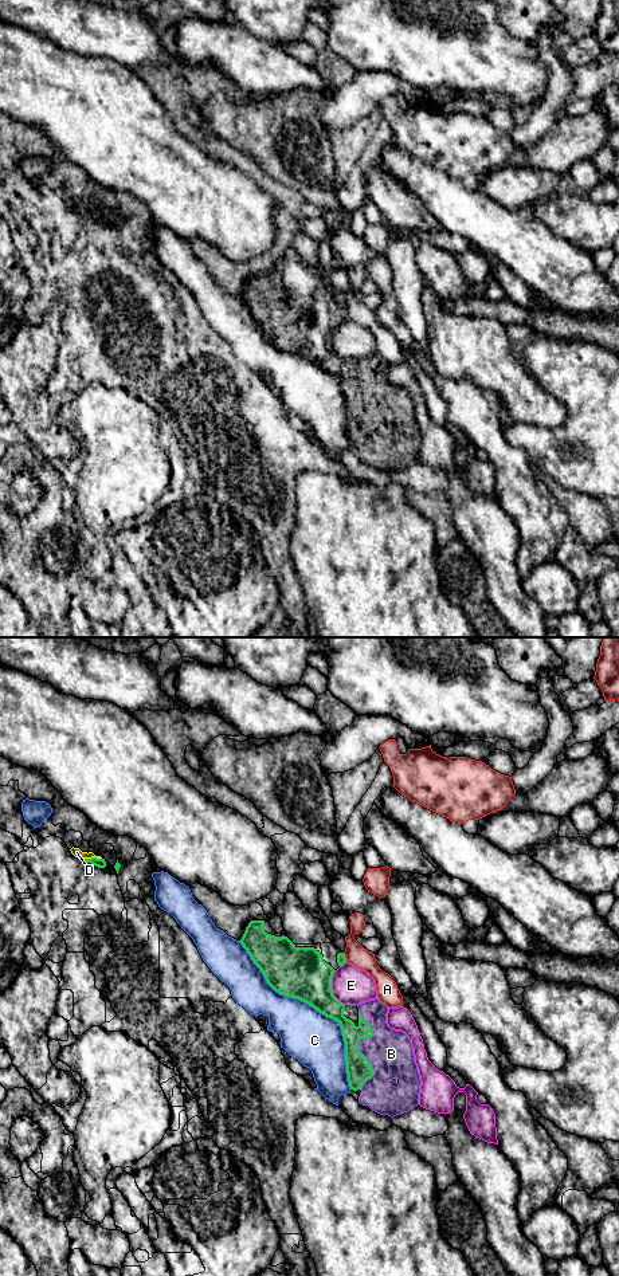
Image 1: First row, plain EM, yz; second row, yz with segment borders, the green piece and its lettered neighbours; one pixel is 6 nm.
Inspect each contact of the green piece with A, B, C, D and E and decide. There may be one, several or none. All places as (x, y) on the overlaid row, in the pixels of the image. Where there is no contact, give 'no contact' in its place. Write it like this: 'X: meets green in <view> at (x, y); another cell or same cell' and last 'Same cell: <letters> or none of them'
A: meets green in yz at (344, 957); another cell
B: meets green in yz at (357, 1045); same cell
C: meets green in yz at (316, 1009); another cell
D: meets green in yz at (91, 858); same cell
E: meets green in yz at (330, 988); another cell
Same cell: B, D

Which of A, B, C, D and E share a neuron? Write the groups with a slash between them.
A / B D / C / E

